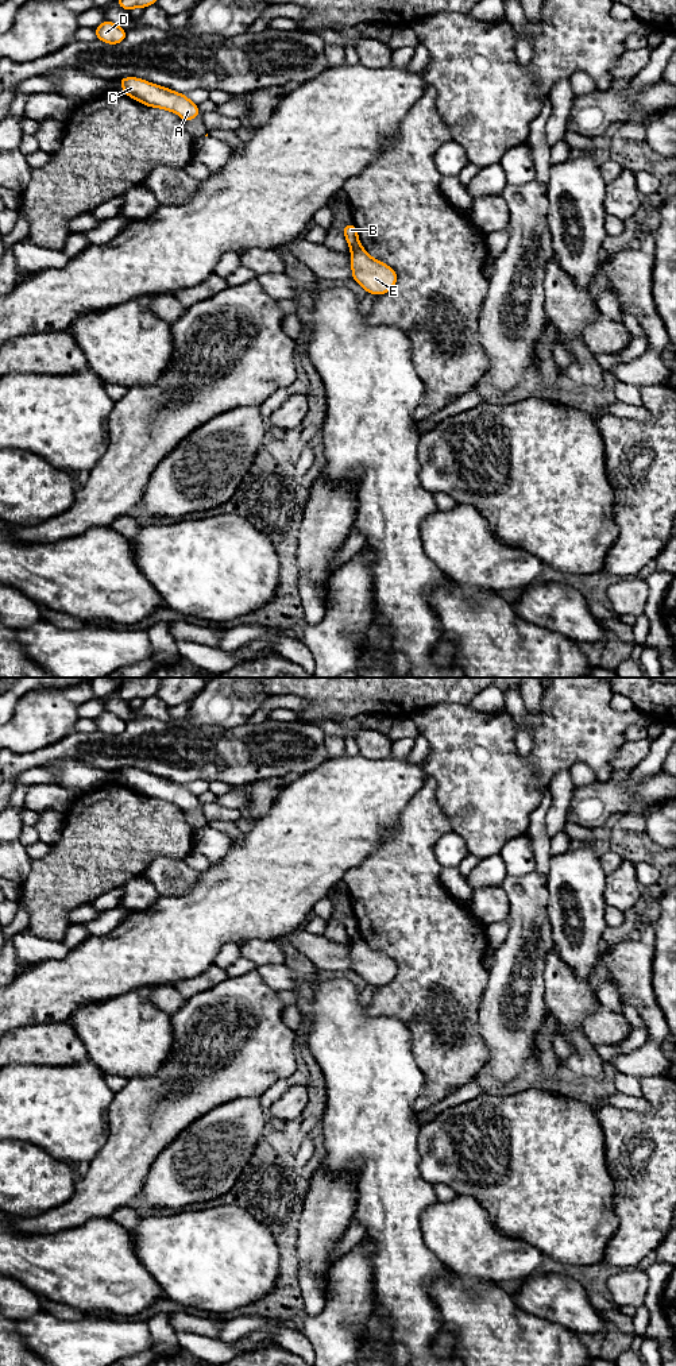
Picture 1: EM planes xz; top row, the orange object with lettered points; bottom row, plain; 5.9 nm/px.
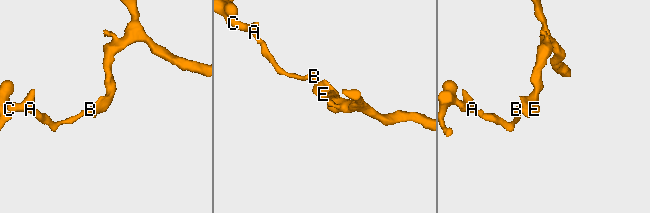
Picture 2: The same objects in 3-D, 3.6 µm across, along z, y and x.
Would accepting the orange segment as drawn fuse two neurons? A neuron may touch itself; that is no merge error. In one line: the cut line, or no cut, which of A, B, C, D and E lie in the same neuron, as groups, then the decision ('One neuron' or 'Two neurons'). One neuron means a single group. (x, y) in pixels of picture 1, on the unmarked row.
Split along xz (360, 937), (351, 941). Groups: A B C D / E. Two neurons

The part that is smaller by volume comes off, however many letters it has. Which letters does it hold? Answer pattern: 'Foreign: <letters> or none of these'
Foreign: E

